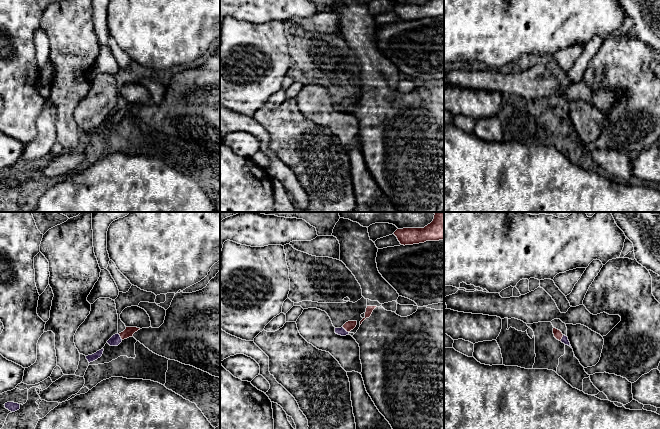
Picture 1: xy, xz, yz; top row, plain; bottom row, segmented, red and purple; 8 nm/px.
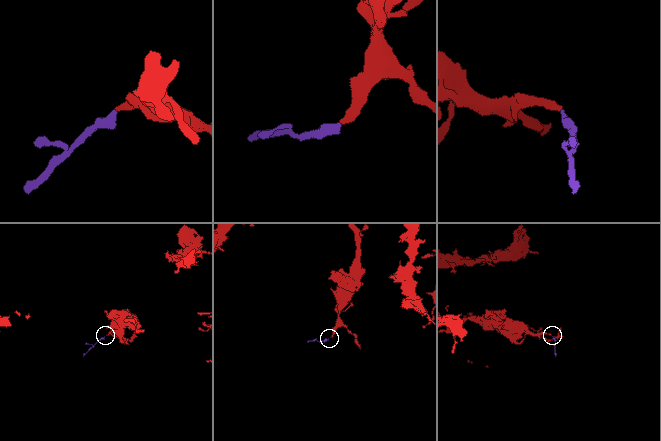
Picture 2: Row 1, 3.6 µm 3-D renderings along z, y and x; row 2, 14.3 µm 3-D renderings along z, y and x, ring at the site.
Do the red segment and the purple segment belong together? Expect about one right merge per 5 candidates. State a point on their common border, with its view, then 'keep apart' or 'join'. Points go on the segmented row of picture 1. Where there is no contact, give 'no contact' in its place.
contact xz (345, 329); join

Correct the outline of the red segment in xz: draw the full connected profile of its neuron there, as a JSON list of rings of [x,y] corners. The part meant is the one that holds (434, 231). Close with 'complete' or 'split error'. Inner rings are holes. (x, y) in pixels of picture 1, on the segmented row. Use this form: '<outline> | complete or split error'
[[[434,212],[433,221],[424,228],[397,229],[394,235],[401,245],[444,240],[444,212]]] | complete

